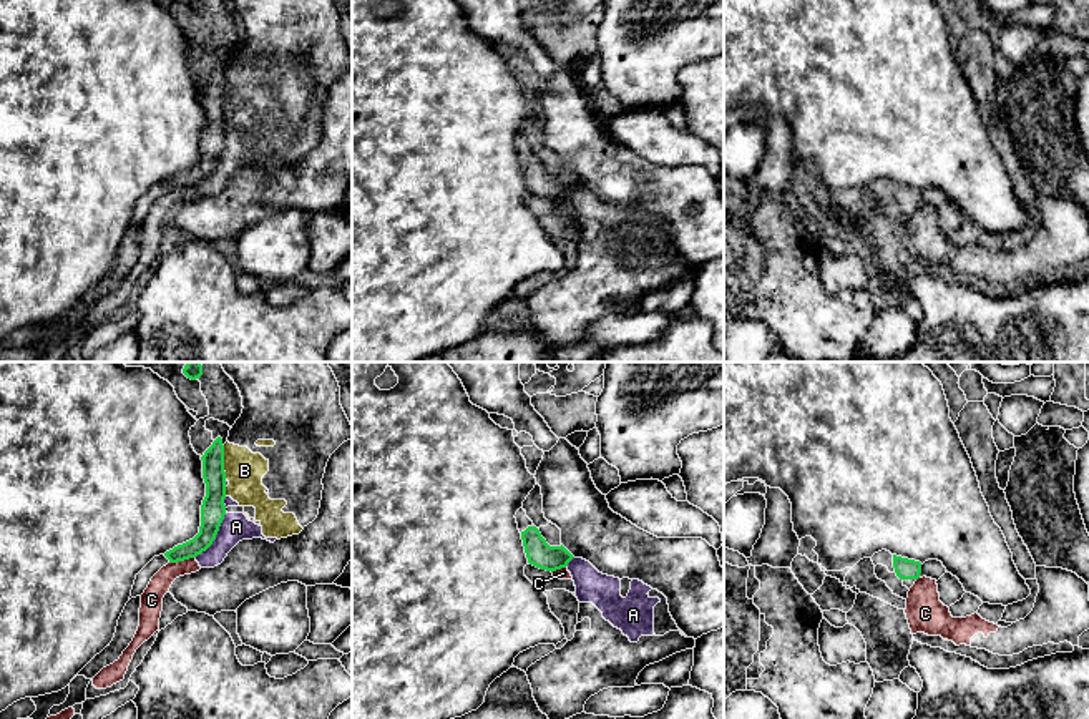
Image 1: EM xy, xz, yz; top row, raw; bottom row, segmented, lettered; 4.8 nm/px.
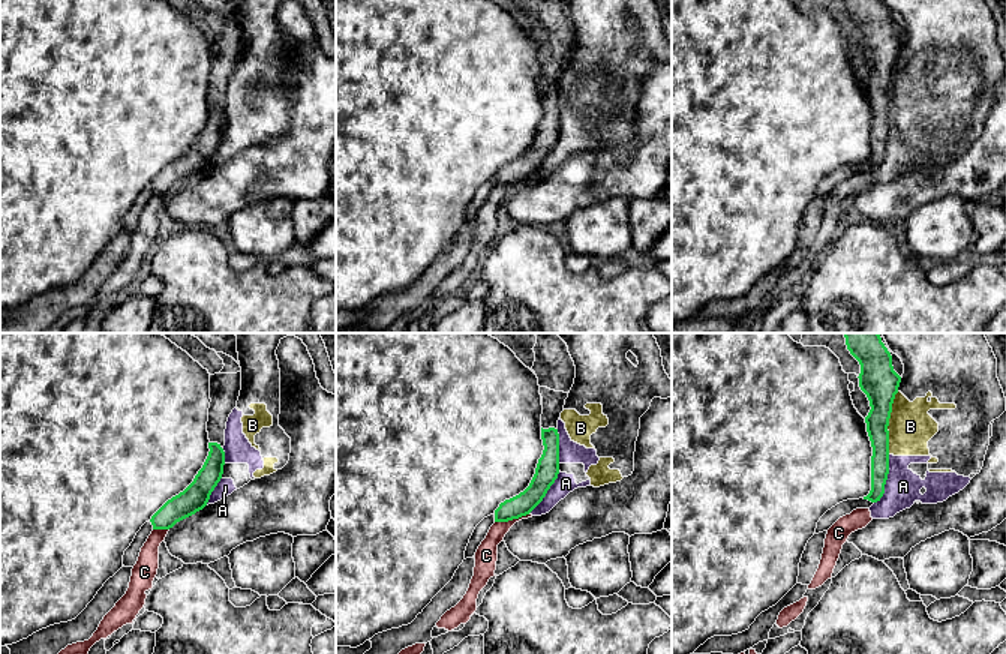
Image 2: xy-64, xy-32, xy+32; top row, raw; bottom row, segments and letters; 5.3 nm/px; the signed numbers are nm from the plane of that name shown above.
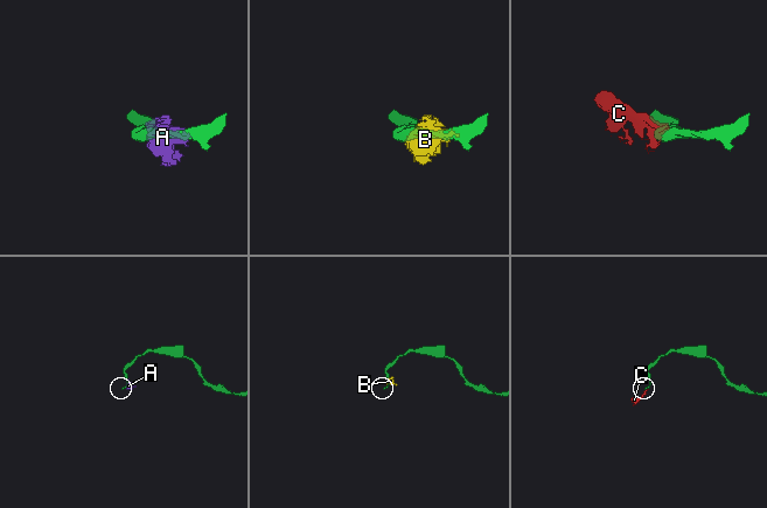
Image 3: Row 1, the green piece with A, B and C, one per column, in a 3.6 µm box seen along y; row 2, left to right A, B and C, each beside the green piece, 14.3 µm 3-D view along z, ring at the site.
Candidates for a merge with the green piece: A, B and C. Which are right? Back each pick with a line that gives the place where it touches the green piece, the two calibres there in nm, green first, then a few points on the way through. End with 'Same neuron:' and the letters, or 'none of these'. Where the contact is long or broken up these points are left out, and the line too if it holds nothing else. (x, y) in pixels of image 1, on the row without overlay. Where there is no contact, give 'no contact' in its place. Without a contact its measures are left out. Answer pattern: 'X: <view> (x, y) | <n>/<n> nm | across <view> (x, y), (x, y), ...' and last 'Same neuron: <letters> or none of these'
Same neuron: none of these

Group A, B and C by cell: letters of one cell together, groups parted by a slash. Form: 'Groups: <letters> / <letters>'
Groups: A B C

